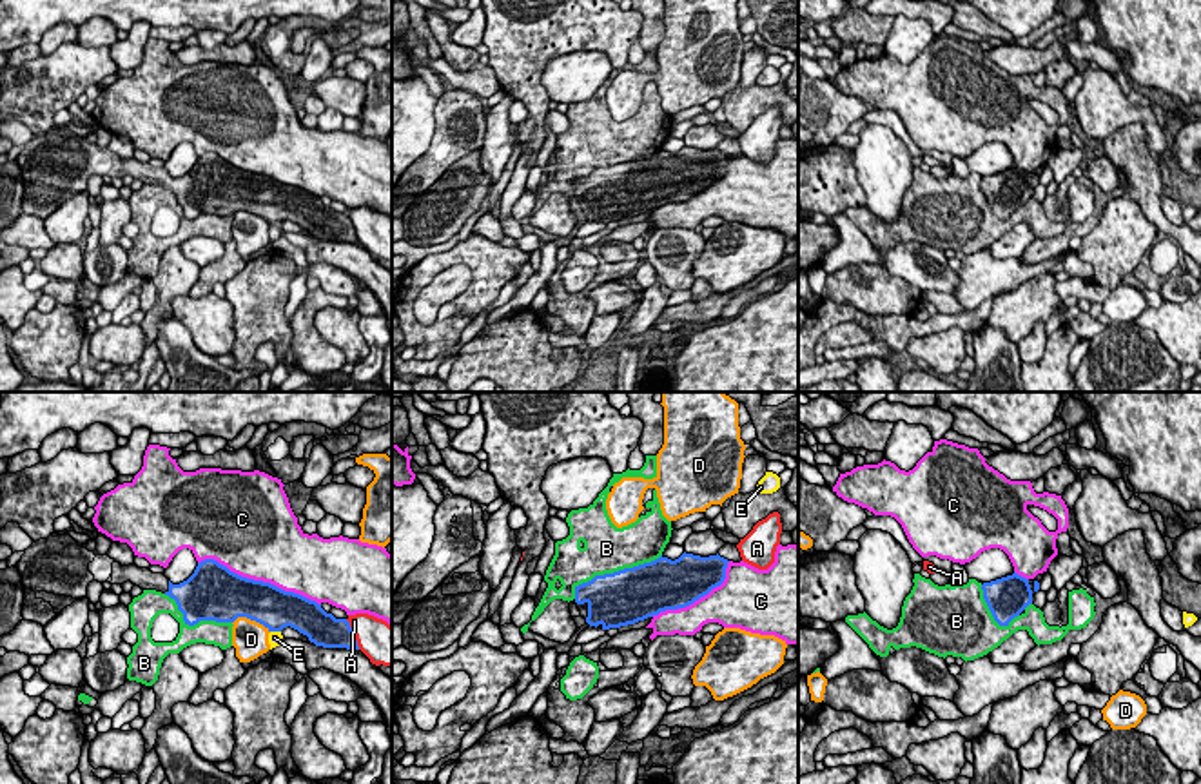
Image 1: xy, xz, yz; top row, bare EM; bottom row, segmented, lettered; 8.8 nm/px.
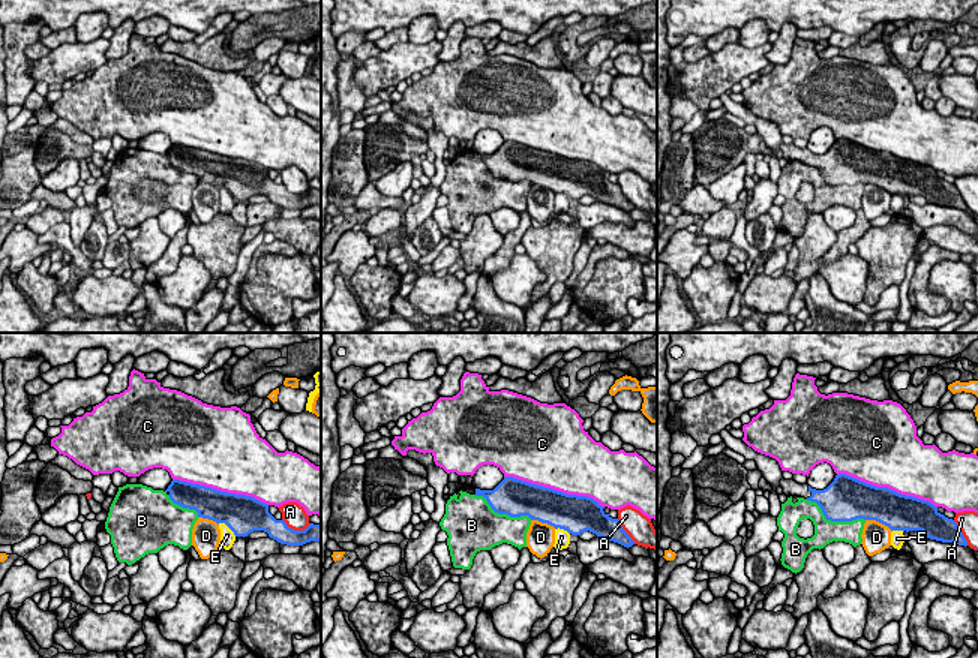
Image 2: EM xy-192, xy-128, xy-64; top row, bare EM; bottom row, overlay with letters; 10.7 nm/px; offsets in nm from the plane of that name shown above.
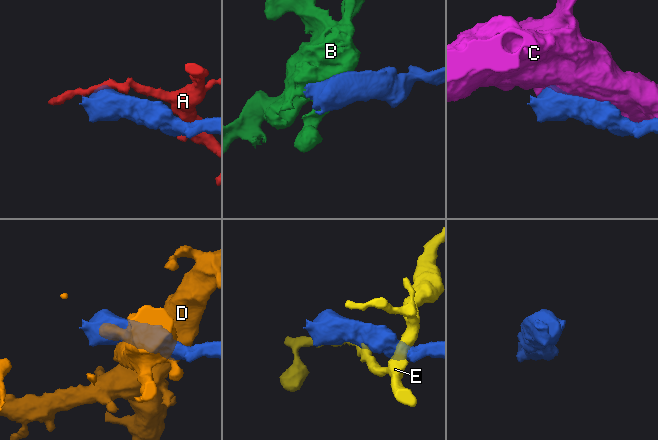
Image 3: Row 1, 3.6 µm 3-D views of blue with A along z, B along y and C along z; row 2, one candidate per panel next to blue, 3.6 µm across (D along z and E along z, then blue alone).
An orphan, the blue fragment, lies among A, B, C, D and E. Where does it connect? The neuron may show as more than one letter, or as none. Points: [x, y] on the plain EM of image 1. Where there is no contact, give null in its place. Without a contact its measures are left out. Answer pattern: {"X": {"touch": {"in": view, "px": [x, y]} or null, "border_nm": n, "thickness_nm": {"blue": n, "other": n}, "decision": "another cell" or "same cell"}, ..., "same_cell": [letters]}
{"A": {"touch": {"in": "xy", "px": [352, 227]}, "border_nm": 300, "thickness_nm": {"blue": 300, "other": 340}, "decision": "another cell"}, "B": {"touch": {"in": "xz", "px": [614, 166]}, "border_nm": 850, "thickness_nm": {"blue": 480, "other": 420}, "decision": "another cell"}, "C": {"touch": {"in": "xy", "px": [260, 175]}, "border_nm": 1150, "thickness_nm": {"blue": 360, "other": 480}, "decision": "another cell"}, "D": {"touch": {"in": "xy", "px": [251, 213]}, "border_nm": 360, "thickness_nm": {"blue": 360, "other": 320}, "decision": "another cell"}, "E": {"touch": {"in": "xy", "px": [276, 224]}, "border_nm": 100, "thickness_nm": {"blue": 360, "other": 130}, "decision": "another cell"}, "same_cell": []}

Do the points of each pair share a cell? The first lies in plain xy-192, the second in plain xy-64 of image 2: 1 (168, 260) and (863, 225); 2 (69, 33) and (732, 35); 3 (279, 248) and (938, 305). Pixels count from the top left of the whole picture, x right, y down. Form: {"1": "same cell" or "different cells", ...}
{"1": "same cell", "2": "same cell", "3": "same cell"}

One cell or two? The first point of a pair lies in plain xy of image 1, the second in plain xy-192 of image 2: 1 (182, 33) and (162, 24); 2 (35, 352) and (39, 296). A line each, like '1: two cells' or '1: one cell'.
1: one cell
2: one cell

